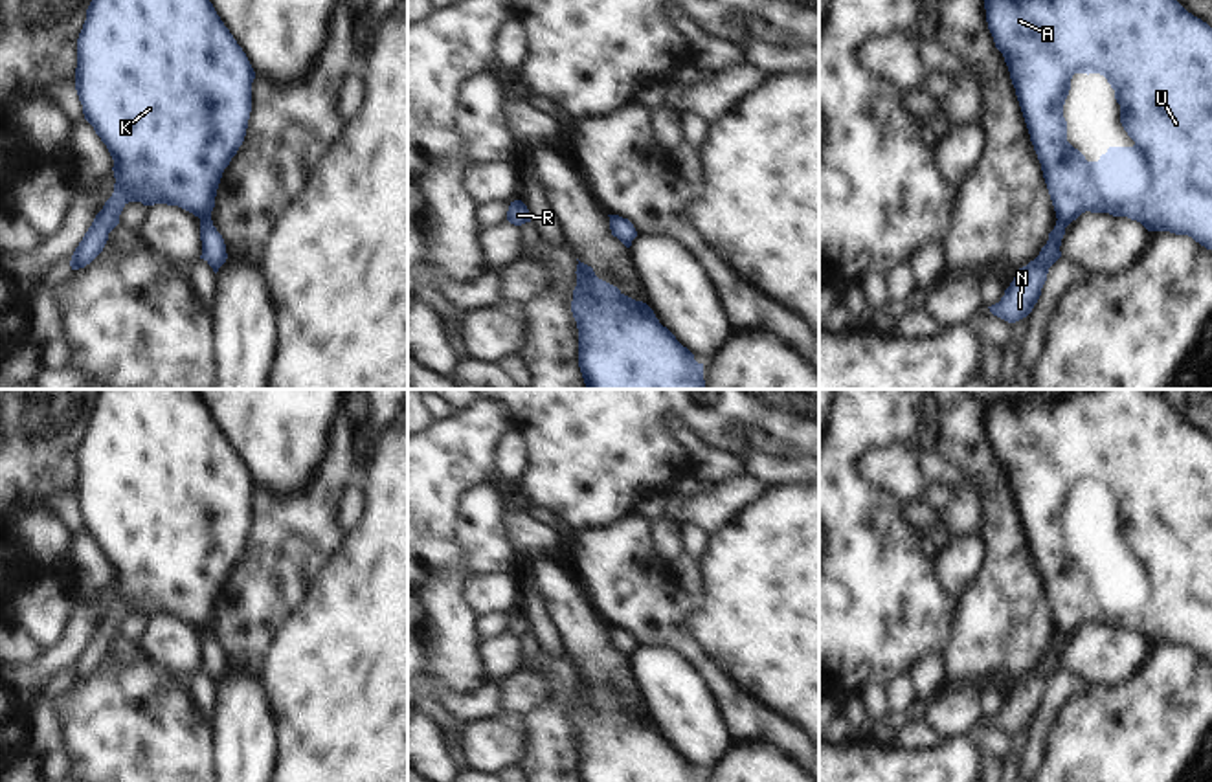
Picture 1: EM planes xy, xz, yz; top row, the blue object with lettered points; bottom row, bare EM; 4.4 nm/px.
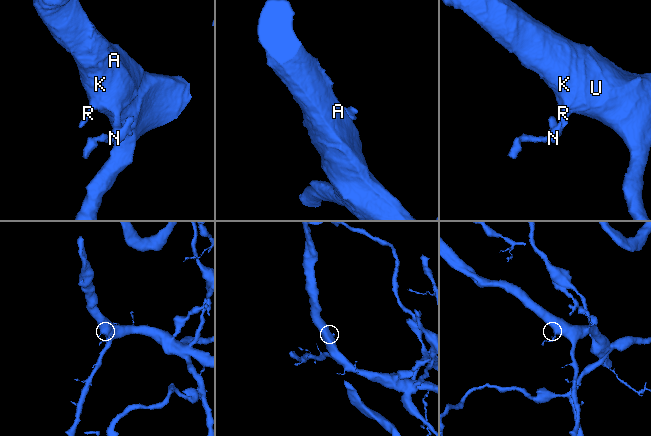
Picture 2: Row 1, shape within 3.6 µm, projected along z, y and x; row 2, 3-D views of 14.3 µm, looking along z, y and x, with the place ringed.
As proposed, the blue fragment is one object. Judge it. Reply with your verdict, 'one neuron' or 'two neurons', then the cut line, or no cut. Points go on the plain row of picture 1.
one neuron; no cut

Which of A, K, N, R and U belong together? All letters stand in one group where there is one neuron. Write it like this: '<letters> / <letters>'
A K N R U

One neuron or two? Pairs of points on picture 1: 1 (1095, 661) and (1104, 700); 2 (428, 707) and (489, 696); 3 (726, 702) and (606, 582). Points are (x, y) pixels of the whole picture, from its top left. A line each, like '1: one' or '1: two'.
1: two
2: two
3: one

